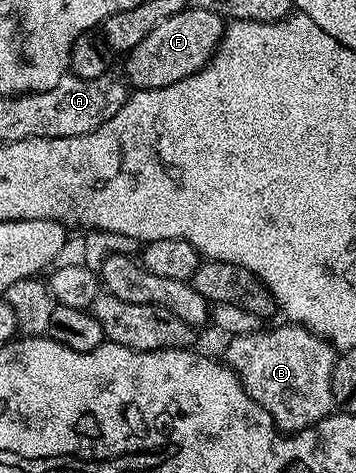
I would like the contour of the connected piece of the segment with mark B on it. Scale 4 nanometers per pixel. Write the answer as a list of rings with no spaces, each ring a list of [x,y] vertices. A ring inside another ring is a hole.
[[[282,324],[276,329],[263,327],[255,333],[232,336],[227,341],[225,364],[239,378],[243,390],[270,411],[280,430],[290,435],[331,416],[336,408],[331,376],[337,350],[304,325]]]

